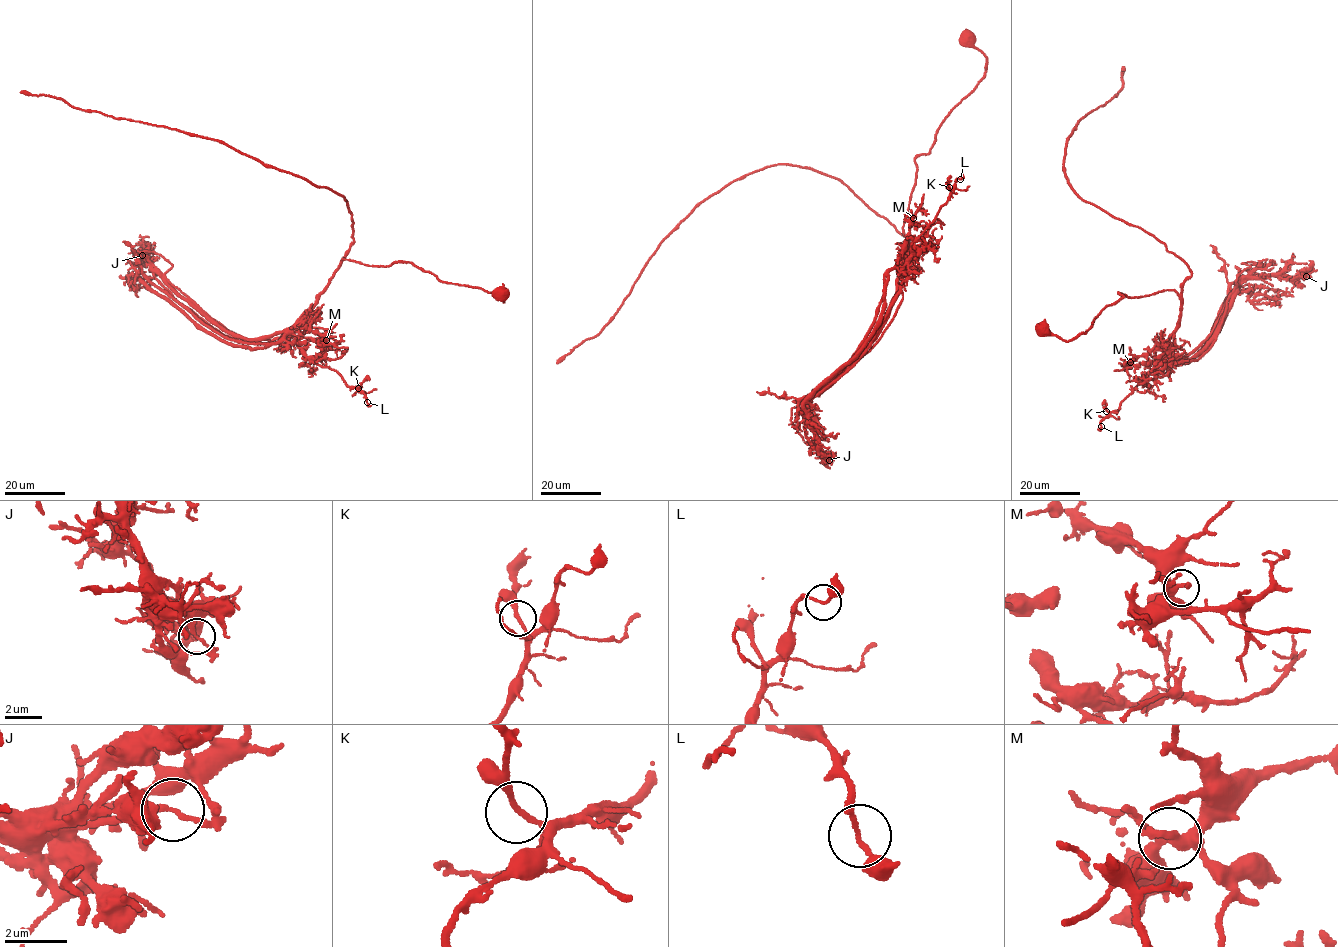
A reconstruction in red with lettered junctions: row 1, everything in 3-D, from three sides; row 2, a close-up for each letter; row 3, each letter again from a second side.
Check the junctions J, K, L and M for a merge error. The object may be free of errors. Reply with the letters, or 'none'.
J

